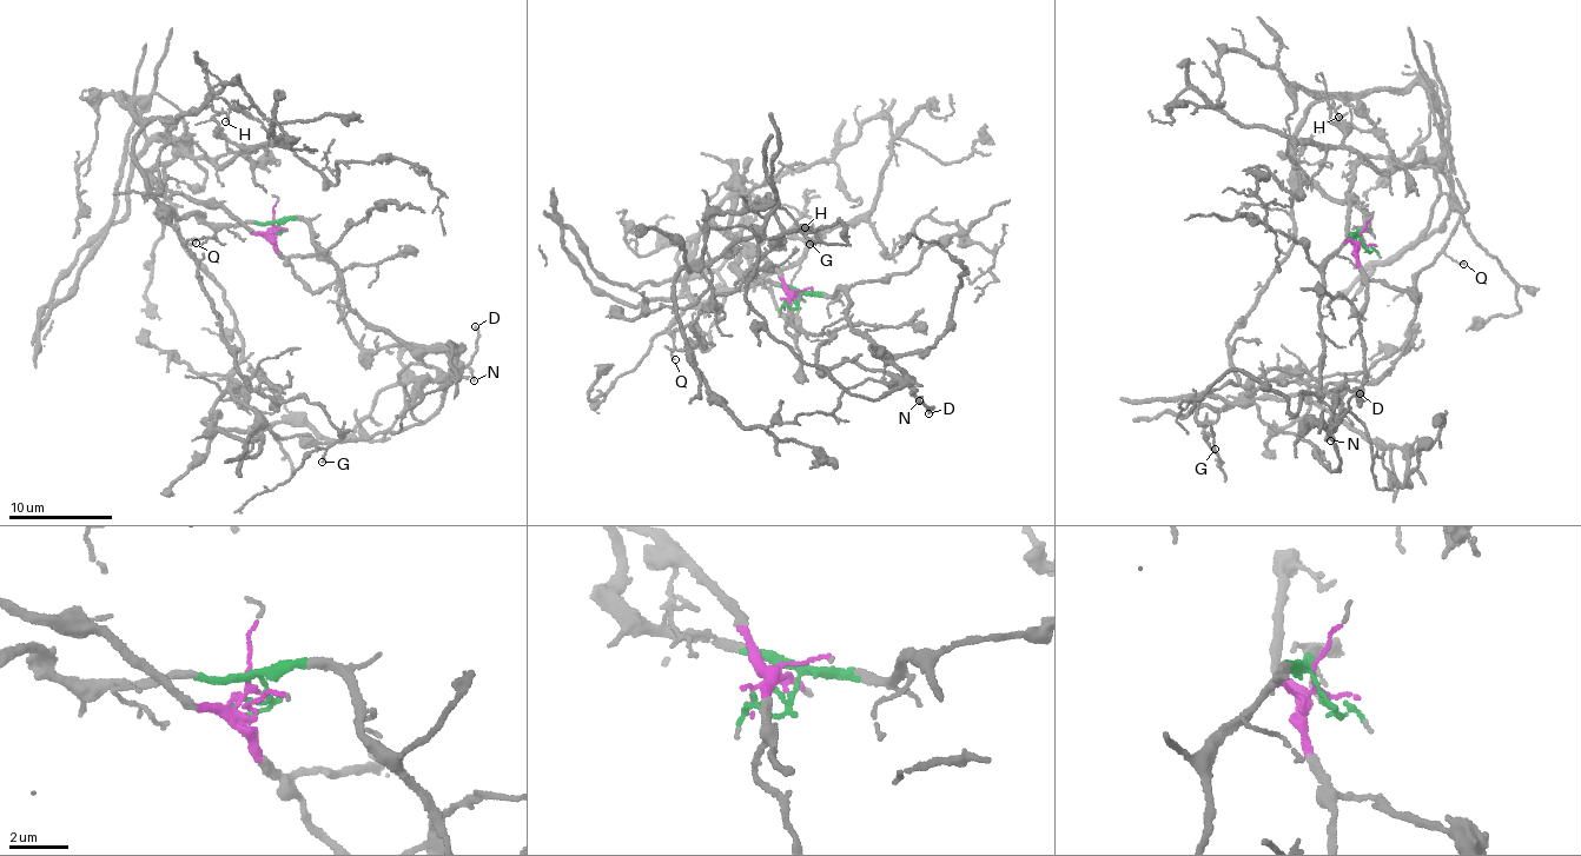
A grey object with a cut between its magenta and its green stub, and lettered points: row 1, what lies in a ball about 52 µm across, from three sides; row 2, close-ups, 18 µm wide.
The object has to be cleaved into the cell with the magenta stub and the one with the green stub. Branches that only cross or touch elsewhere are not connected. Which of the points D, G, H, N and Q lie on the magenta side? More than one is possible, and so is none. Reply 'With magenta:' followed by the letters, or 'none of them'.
With magenta: D, H, N, Q

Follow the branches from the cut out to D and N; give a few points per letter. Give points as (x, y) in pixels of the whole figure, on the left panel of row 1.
D: (278, 229), (273, 250), (298, 278), (341, 286), (364, 349), (449, 350), (462, 365), (475, 326)
N: (278, 229), (273, 250), (298, 278), (313, 291), (341, 286), (339, 313), (359, 345), (445, 347), (475, 382)

